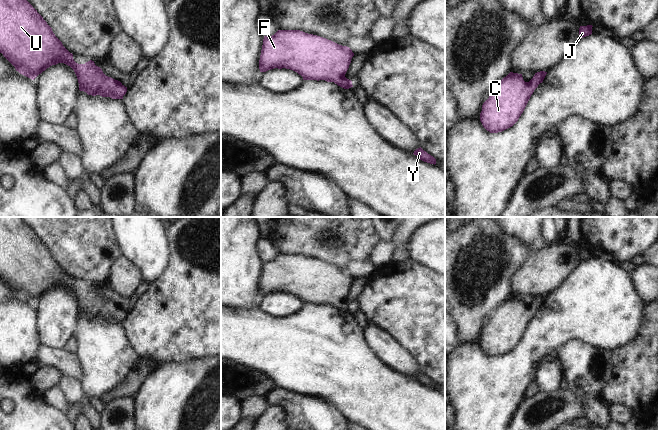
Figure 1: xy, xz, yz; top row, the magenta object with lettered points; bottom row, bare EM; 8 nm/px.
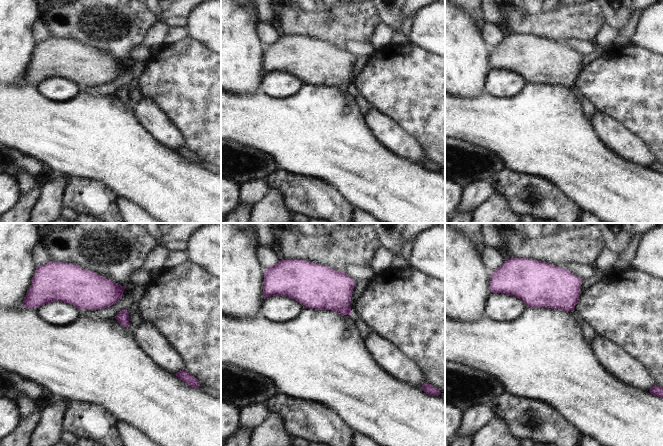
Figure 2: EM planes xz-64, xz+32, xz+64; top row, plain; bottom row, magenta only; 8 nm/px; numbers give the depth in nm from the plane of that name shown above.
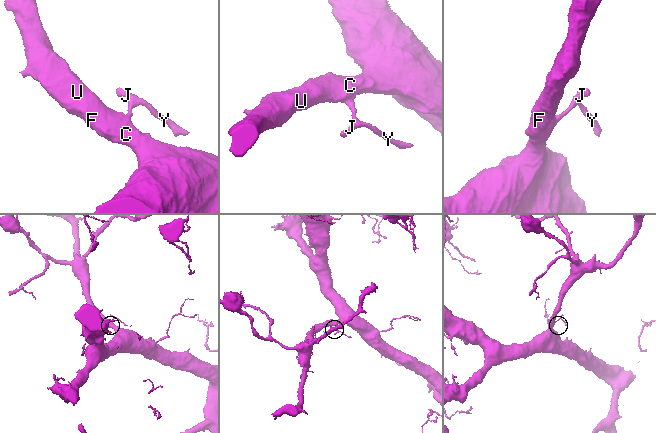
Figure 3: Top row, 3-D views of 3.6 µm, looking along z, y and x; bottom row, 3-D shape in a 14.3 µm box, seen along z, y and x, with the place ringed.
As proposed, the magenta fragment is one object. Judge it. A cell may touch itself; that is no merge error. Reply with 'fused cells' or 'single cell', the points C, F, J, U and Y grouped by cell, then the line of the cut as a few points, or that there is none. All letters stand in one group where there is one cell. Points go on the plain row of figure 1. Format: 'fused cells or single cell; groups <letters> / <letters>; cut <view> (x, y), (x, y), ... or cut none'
single cell; groups C F J U Y; cut none

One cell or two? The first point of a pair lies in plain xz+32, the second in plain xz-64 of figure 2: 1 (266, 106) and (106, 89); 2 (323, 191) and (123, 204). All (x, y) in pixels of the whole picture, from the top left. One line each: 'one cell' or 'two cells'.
1: two cells
2: two cells

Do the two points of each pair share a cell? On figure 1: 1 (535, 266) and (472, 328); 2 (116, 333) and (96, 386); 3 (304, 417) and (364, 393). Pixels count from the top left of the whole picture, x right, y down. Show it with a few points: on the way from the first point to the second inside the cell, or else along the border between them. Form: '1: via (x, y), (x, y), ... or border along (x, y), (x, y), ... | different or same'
1: border along (520, 268), (511, 279), (510, 295) | different
2: via (105, 346), (105, 365), (101, 373) | same
3: border along (311, 396), (322, 398), (333, 404), (348, 419) | different

